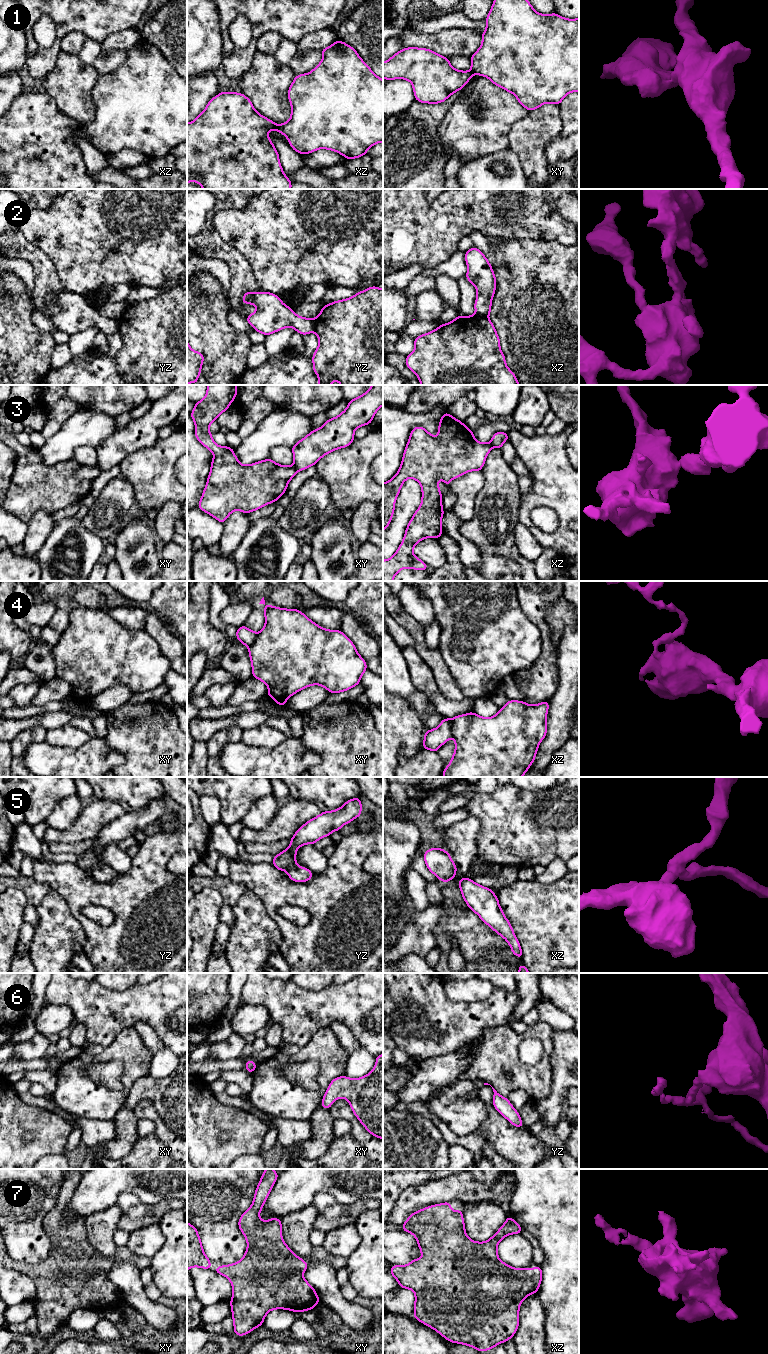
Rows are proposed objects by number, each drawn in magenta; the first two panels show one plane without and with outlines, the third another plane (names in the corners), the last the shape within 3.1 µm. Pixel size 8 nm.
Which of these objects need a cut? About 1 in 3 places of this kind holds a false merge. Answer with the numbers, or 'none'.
1, 2, 3

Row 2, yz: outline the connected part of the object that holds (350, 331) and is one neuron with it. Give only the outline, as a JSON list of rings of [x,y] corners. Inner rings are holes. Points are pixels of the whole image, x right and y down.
[[[372,286],[350,298],[323,305],[313,324],[319,340],[319,346],[312,356],[313,371],[319,378],[317,385],[331,385],[334,380],[341,385],[383,385],[382,288]]]

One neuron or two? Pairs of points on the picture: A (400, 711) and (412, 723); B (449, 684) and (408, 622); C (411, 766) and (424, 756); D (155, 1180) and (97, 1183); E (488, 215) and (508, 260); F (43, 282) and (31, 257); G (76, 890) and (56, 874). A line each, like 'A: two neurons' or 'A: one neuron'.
A: one neuron
B: one neuron
C: one neuron
D: one neuron
E: two neurons
F: one neuron
G: one neuron

